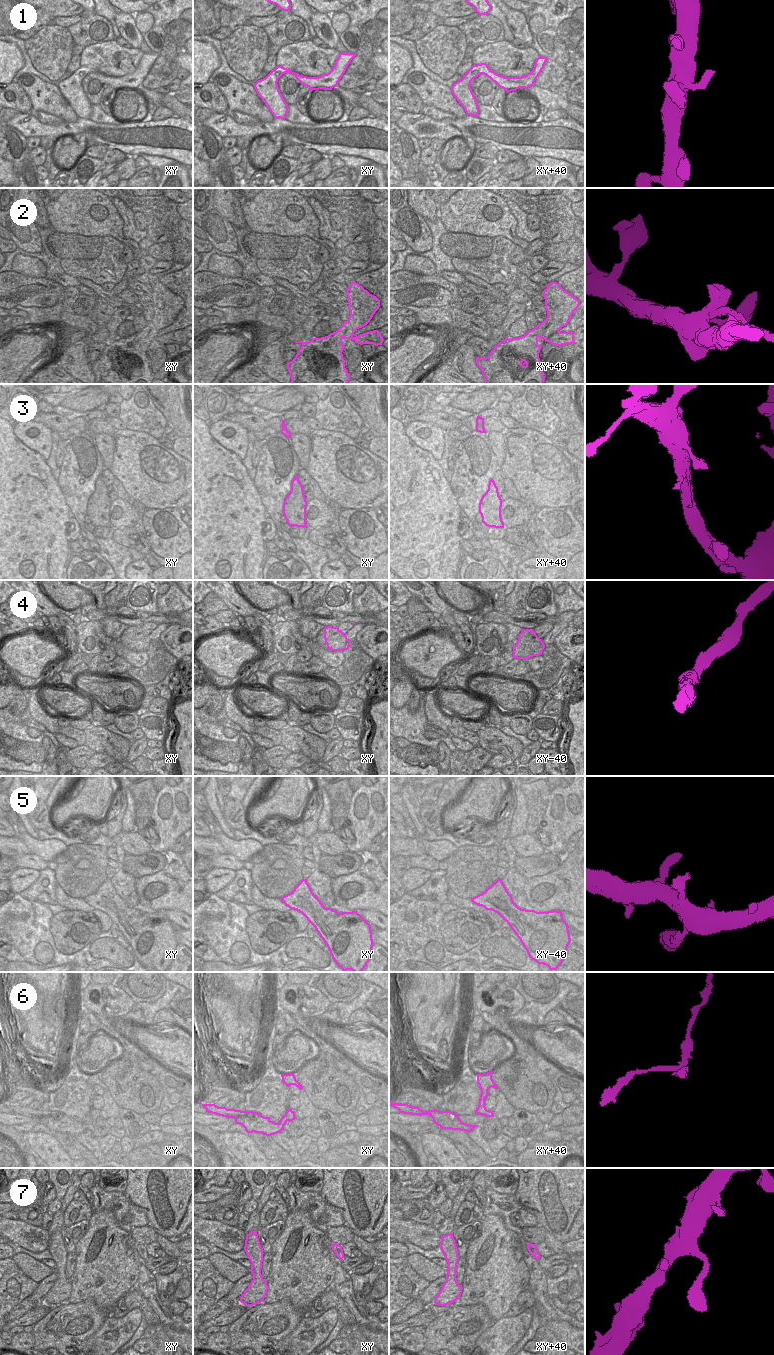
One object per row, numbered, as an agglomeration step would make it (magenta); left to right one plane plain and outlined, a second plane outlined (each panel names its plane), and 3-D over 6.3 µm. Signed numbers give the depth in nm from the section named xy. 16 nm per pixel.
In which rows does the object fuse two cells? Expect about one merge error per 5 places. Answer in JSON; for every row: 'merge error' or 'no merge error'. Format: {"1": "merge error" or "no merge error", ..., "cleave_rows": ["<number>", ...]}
{"1": "no merge error", "2": "merge error", "3": "no merge error", "4": "no merge error", "5": "no merge error", "6": "merge error", "7": "no merge error", "cleave_rows": ["2", "6"]}

